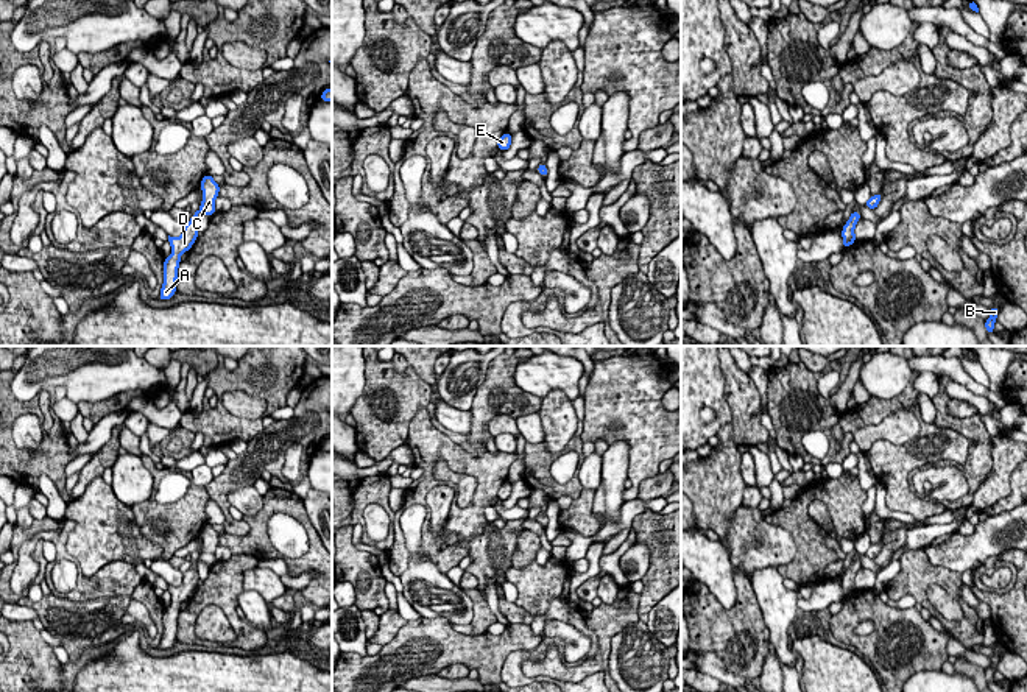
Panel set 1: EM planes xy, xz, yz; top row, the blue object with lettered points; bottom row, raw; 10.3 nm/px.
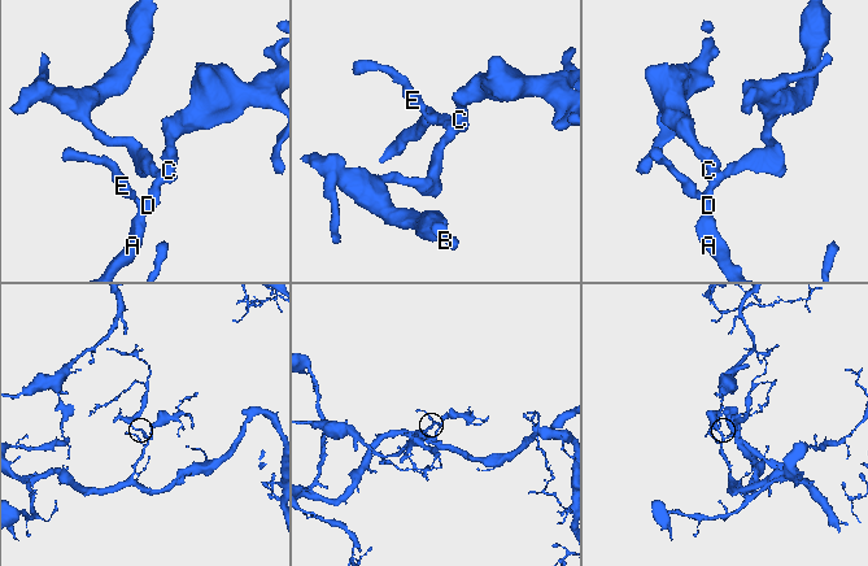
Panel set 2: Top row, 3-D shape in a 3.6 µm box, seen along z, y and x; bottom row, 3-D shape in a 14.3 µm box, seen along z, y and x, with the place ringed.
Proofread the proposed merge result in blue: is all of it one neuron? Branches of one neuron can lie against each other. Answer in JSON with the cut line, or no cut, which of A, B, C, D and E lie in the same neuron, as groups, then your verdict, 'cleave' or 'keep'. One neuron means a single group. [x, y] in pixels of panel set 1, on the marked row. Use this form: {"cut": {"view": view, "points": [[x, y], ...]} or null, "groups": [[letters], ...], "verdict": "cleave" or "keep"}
{"cut": null, "groups": [["A", "B", "C", "D", "E"]], "verdict": "keep"}

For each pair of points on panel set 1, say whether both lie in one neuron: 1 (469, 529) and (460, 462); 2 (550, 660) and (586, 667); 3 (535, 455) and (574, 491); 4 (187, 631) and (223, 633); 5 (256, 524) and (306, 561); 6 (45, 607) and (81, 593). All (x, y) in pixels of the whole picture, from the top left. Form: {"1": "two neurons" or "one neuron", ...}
{"1": "one neuron", "2": "one neuron", "3": "one neuron", "4": "two neurons", "5": "one neuron", "6": "two neurons"}

